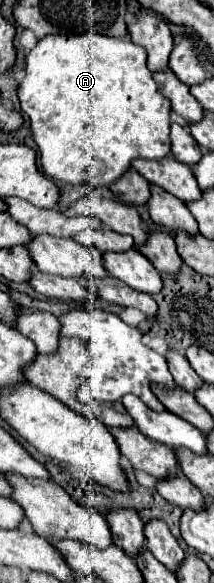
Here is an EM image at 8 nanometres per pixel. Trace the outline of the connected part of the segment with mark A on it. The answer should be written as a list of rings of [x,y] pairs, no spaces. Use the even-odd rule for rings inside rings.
[[[99,33],[47,35],[39,39],[25,57],[25,79],[19,83],[17,97],[31,121],[31,135],[41,151],[43,171],[63,183],[107,187],[131,167],[133,159],[161,159],[169,153],[171,105],[159,93],[147,69],[145,49],[129,39]]]

